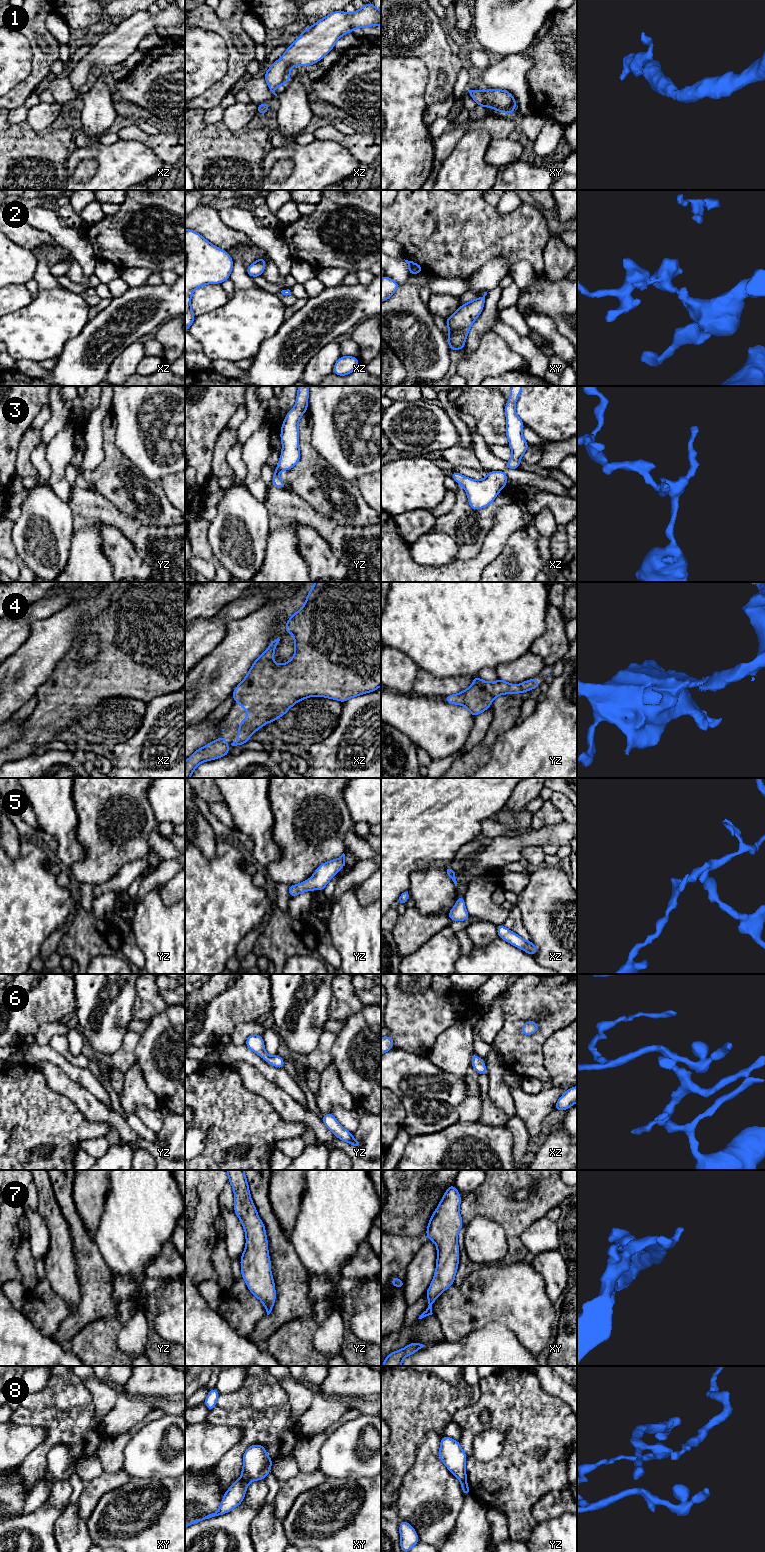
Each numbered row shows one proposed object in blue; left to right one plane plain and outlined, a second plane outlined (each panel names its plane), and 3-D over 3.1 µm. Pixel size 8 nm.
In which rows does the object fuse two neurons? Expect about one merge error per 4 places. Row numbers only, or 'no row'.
8

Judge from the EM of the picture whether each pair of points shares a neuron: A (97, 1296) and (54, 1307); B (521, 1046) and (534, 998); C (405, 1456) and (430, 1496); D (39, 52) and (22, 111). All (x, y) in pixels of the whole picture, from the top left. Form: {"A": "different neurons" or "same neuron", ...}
{"A": "different neurons", "B": "same neuron", "C": "different neurons", "D": "different neurons"}

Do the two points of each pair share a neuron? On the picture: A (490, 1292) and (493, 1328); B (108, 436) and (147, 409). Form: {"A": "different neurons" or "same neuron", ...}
{"A": "different neurons", "B": "different neurons"}

